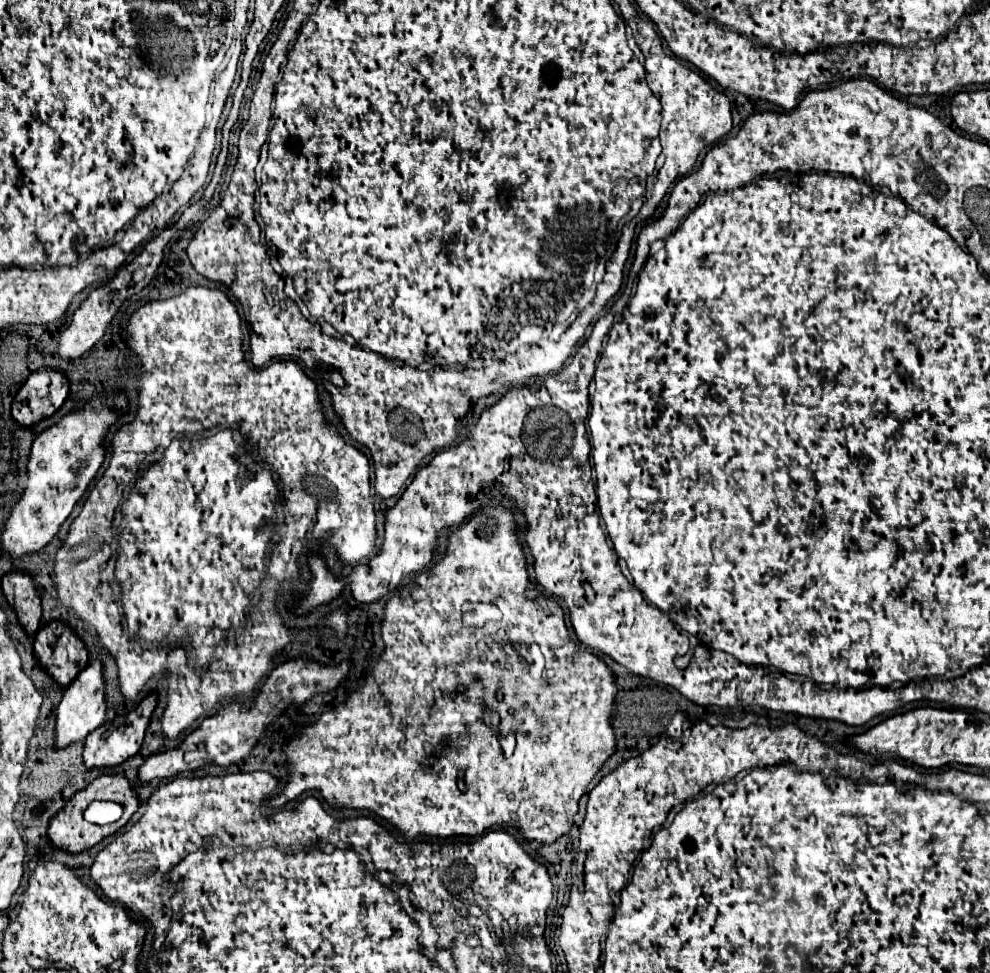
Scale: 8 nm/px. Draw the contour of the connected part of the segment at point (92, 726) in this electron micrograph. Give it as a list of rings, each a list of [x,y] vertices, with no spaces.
[[[90,662],[64,690],[64,696],[56,708],[56,728],[54,728],[54,748],[62,750],[74,742],[82,742],[90,732],[94,732],[104,722],[106,700],[104,700],[104,678],[102,664]]]

